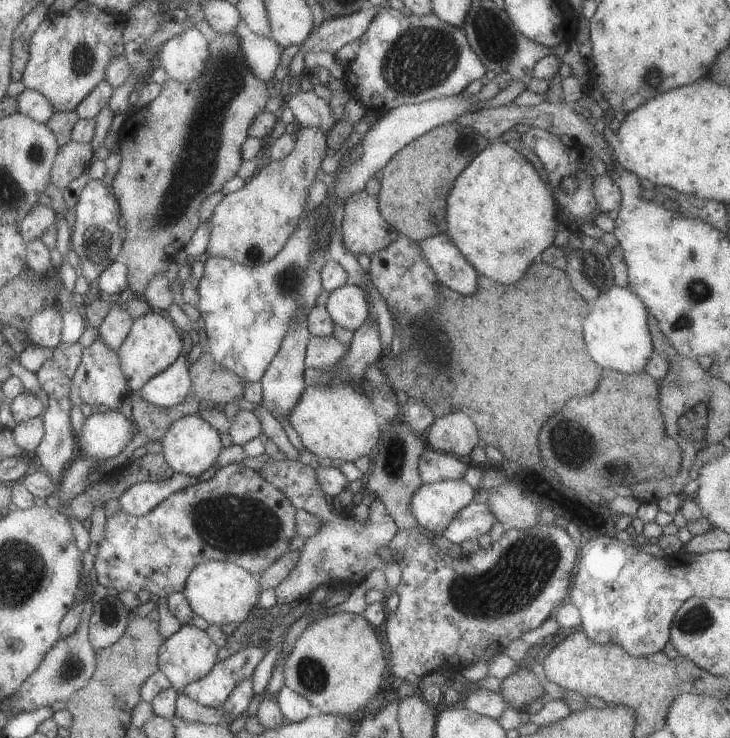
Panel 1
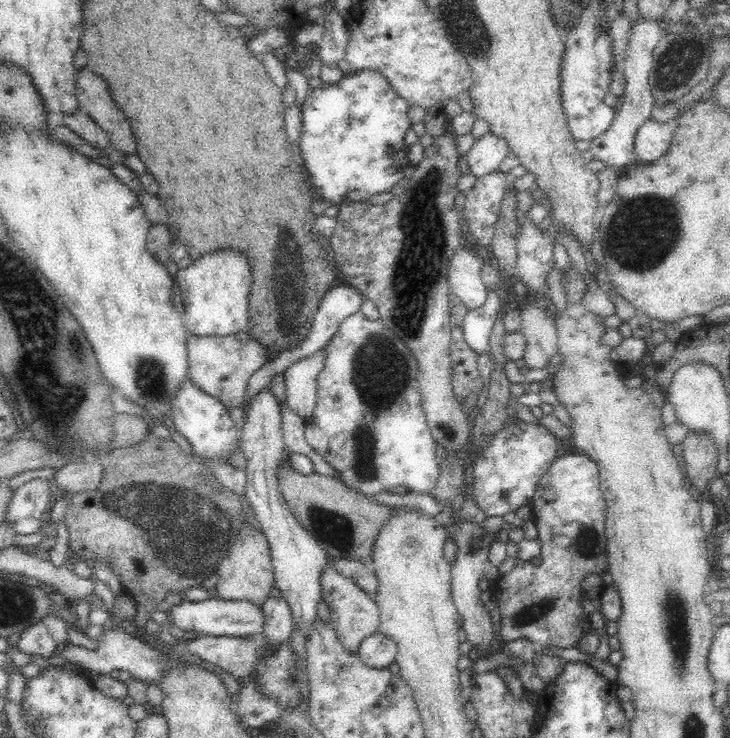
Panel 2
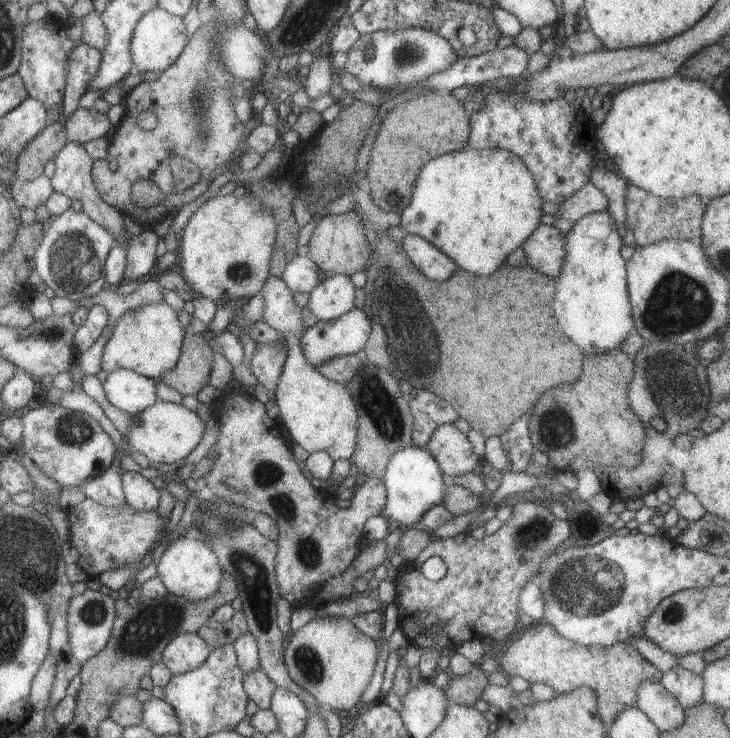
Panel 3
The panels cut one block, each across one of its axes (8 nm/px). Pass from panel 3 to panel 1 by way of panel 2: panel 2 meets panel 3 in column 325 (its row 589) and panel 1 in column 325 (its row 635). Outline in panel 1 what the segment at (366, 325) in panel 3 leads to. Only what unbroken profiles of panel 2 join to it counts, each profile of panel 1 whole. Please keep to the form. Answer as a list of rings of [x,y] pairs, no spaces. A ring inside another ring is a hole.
[[[332,335],[310,336],[304,354],[305,366],[317,370],[331,370],[347,354],[347,348],[348,346],[343,346]]]

